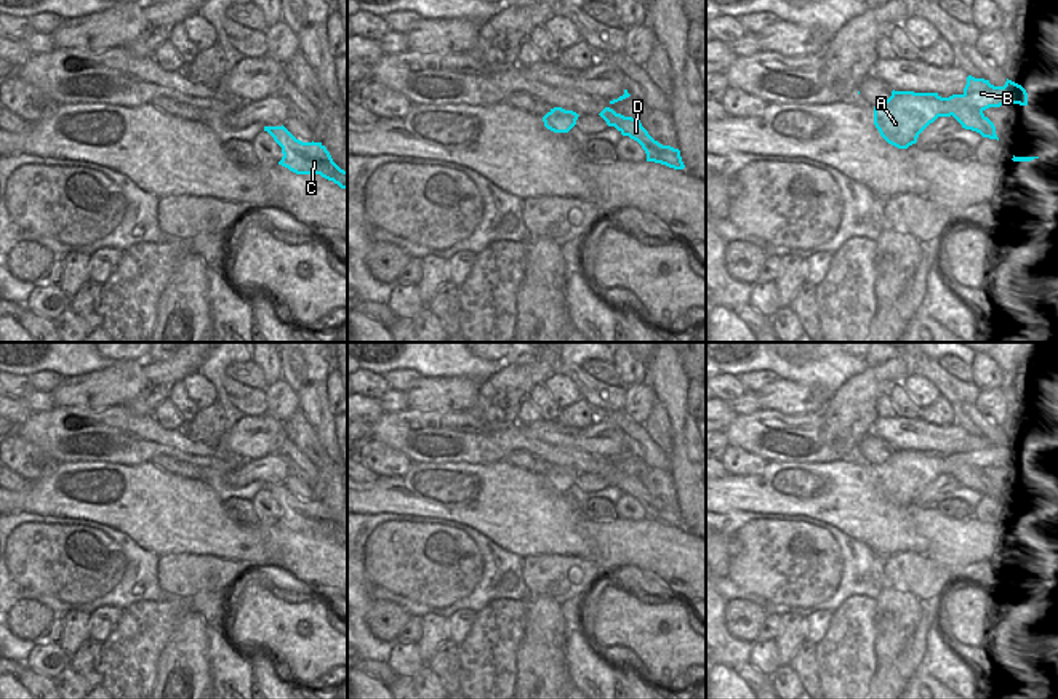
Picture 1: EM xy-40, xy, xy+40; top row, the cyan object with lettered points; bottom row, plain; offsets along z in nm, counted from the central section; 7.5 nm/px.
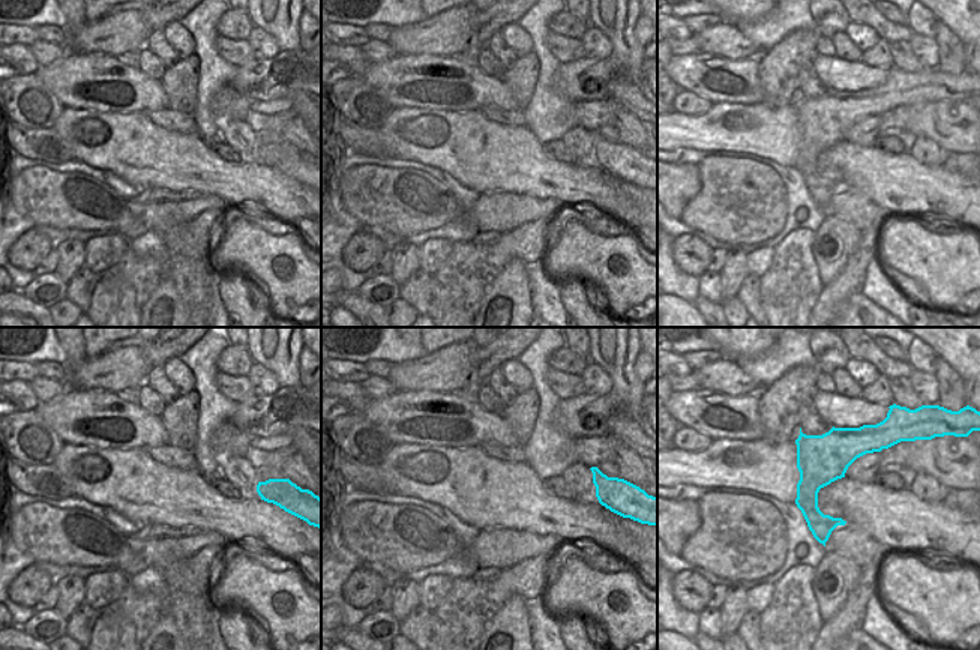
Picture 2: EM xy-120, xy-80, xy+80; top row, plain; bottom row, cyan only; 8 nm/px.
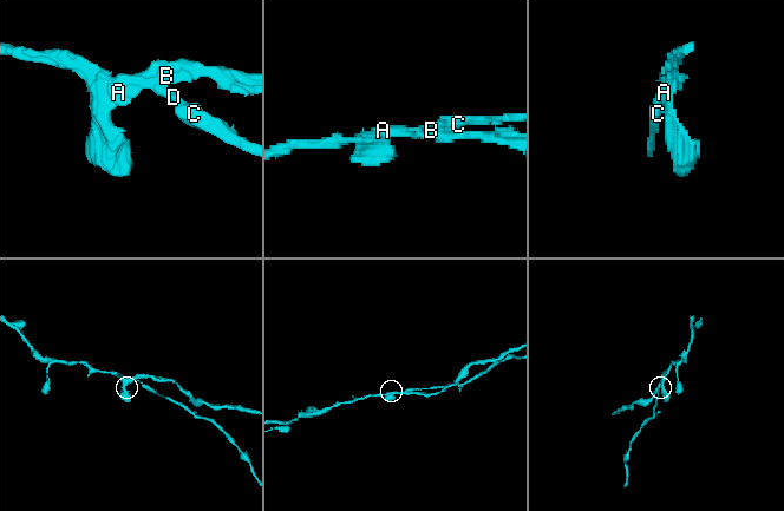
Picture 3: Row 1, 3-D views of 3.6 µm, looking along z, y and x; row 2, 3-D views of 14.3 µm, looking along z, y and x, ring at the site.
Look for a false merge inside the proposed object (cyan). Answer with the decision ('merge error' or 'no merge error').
merge error

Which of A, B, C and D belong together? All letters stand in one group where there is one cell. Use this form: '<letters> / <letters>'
A B / C D

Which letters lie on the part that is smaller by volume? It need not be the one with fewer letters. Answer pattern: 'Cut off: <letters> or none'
Cut off: C, D

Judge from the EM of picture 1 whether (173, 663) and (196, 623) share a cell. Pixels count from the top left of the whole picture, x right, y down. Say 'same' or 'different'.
same

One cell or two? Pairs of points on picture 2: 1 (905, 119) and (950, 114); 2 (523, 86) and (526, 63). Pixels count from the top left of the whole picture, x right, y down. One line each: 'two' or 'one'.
1: one
2: one

